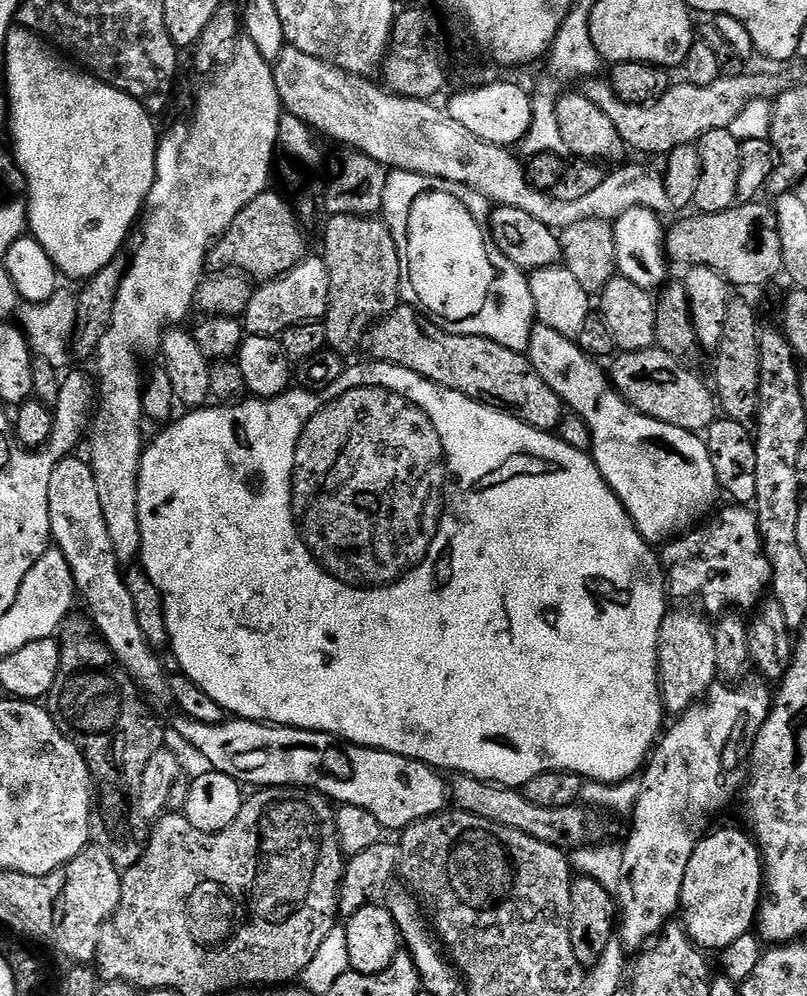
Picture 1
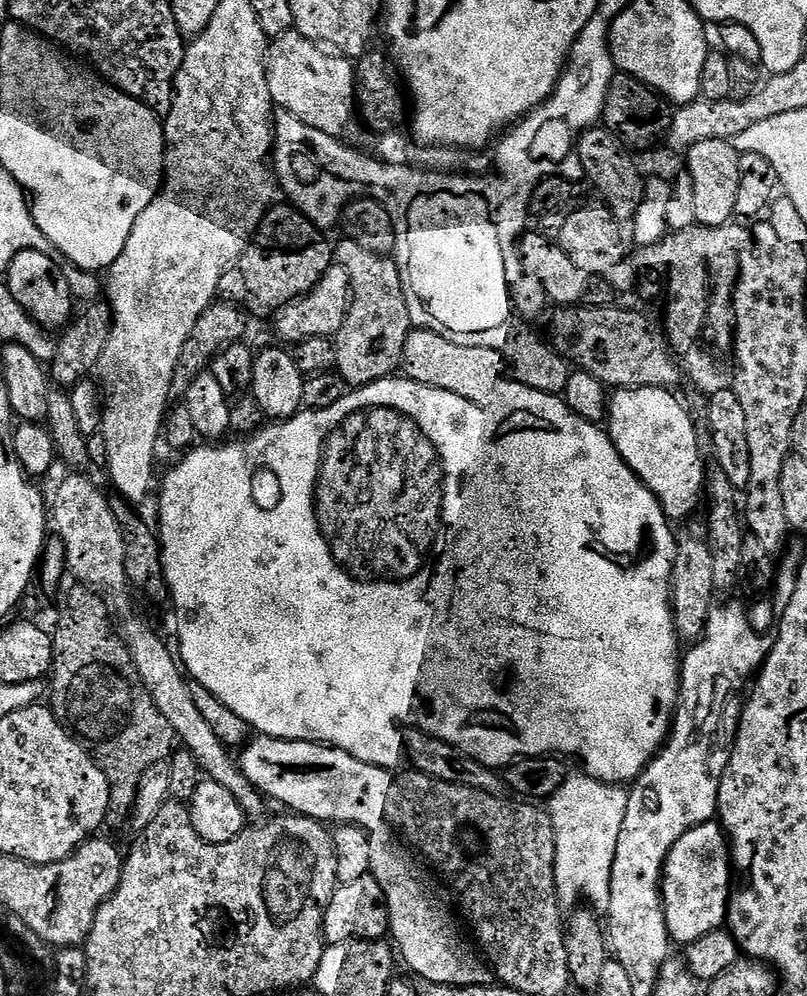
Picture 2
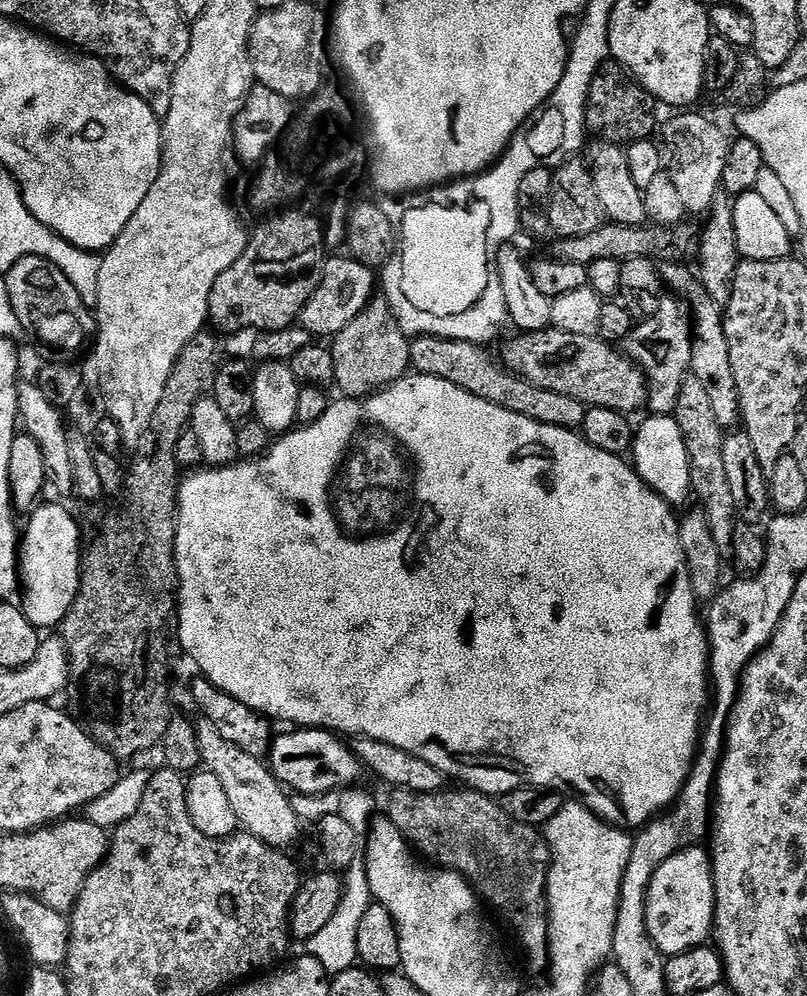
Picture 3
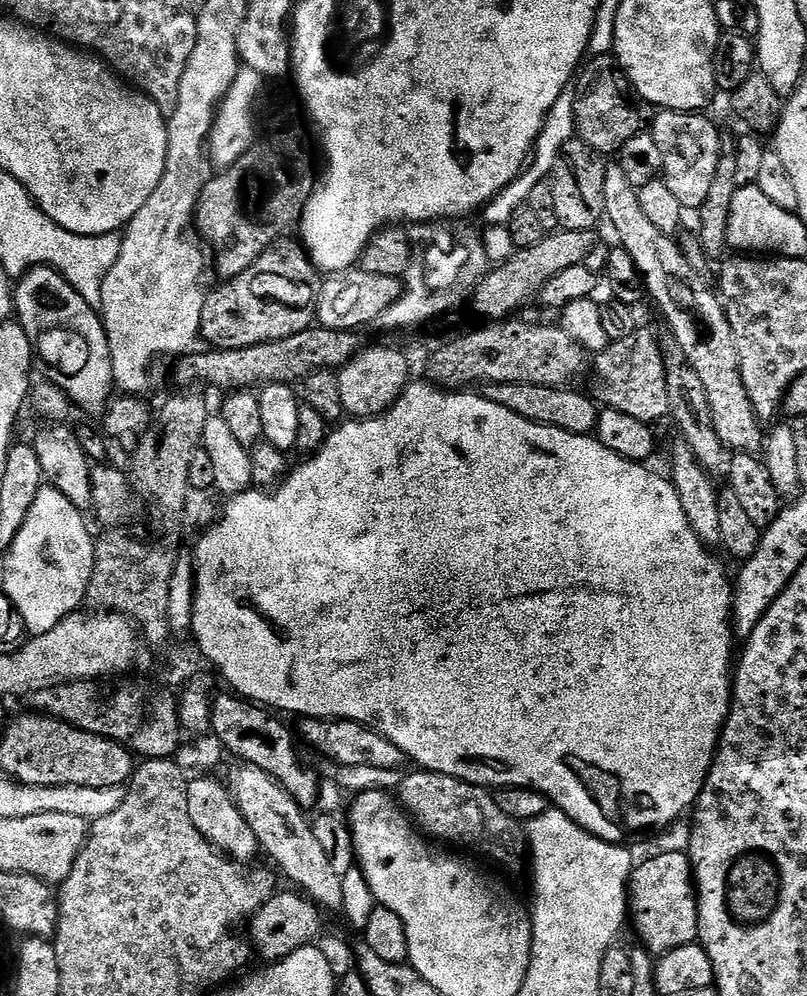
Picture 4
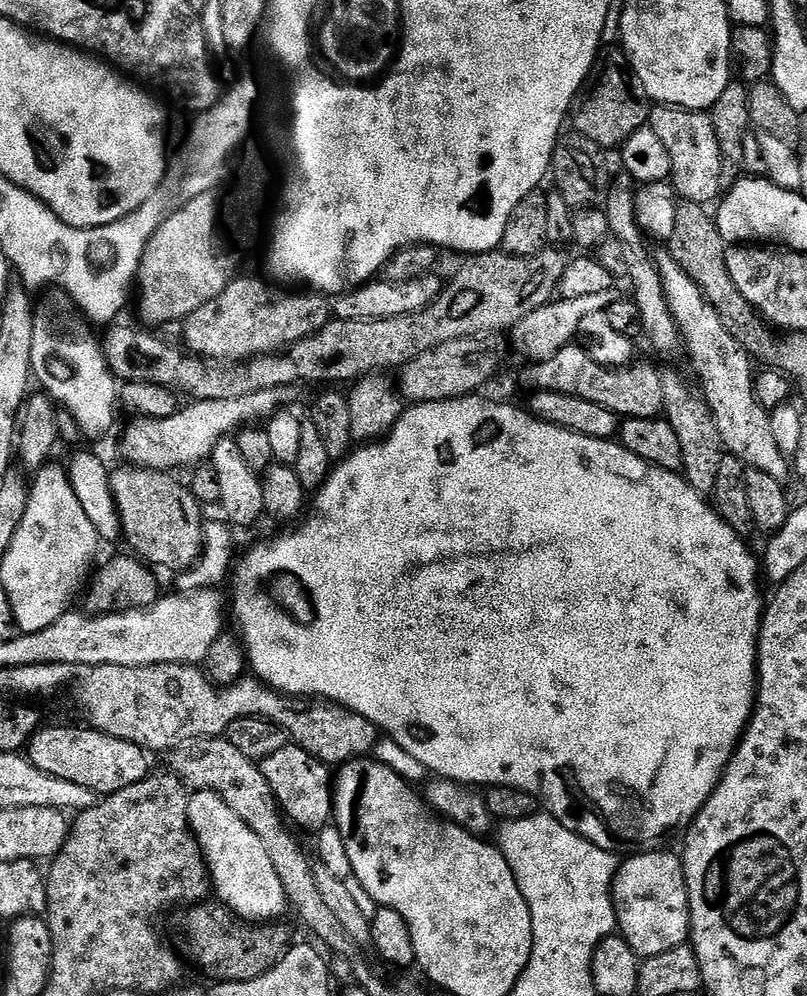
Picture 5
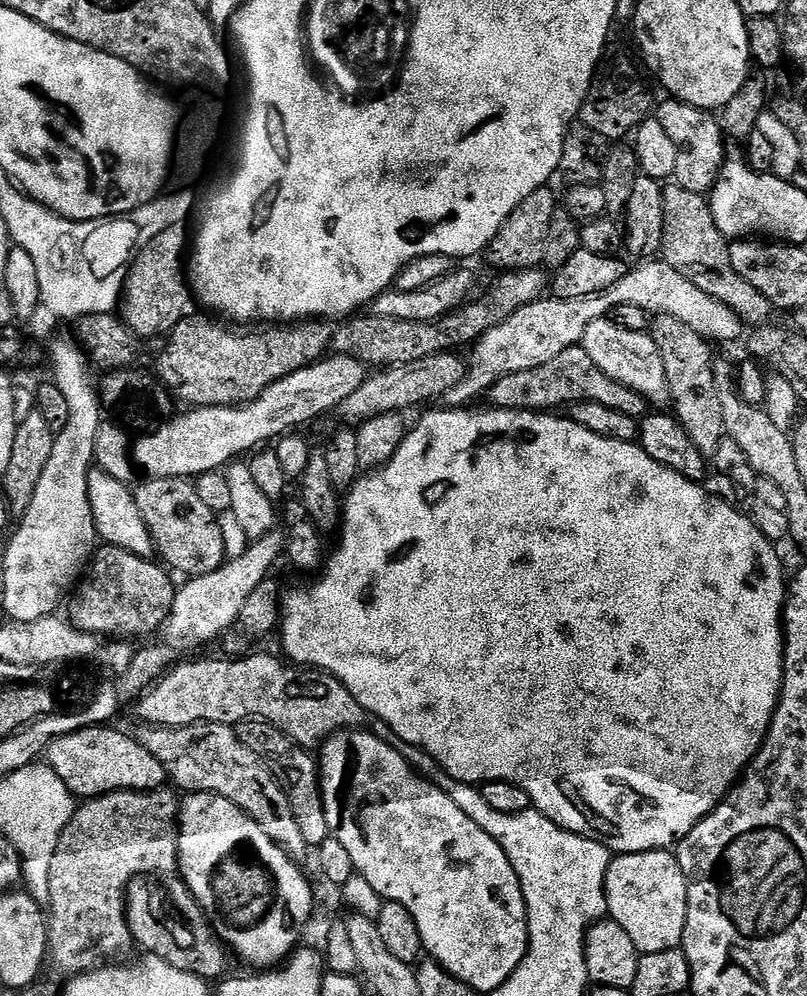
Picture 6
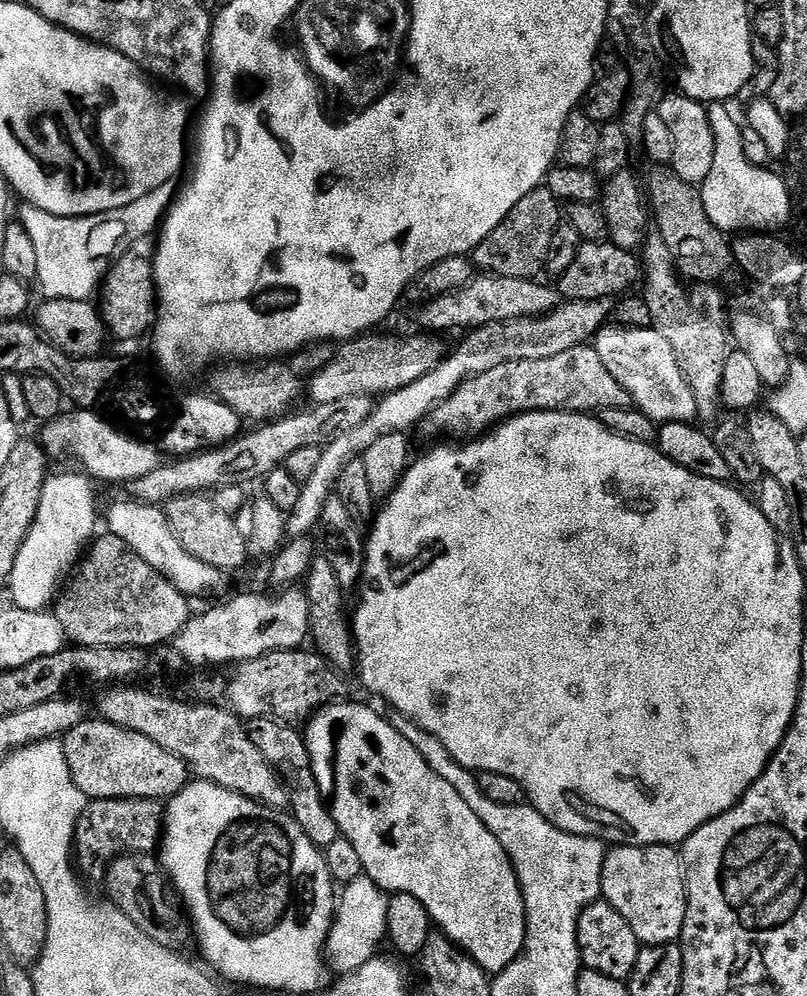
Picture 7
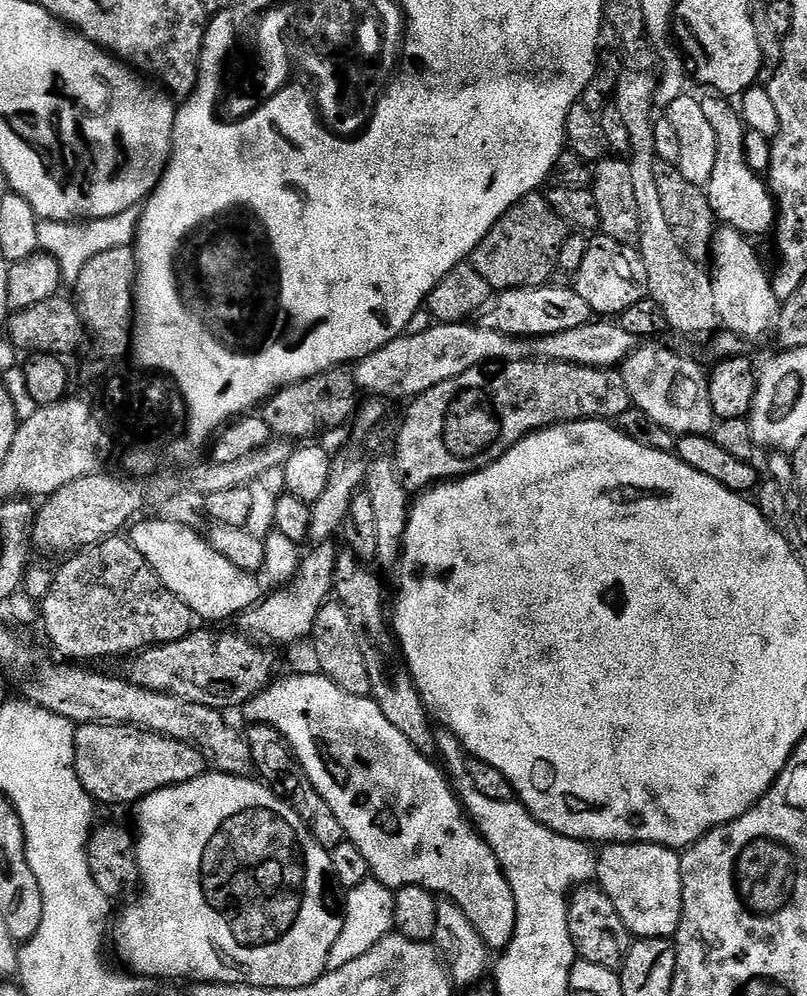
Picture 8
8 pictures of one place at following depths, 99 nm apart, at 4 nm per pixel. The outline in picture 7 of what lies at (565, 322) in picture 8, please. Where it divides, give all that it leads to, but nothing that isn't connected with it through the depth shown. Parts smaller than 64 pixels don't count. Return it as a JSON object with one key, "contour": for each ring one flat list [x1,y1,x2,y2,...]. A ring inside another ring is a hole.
{"contour":[[491,274,477,275,464,288,450,294,442,294,433,300,419,305,415,309,416,320,421,324,423,331,428,334,444,334,455,328,471,330,481,328,490,322,506,322,518,318,544,316,553,312,561,303,562,297,555,287,547,288,539,284,539,279,523,280,522,278,506,278]]}

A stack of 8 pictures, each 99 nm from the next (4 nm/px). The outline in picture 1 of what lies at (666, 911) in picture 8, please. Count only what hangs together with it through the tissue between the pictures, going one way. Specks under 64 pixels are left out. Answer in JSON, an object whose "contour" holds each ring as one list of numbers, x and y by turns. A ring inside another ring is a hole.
{"contour":[[724,828,721,832,711,832,696,841,694,854,690,854,686,876,682,878,680,912,688,936,701,950,709,950,708,948,723,950,730,946,730,942,753,931,764,887,764,862,759,844,747,831,744,833,736,828]]}

